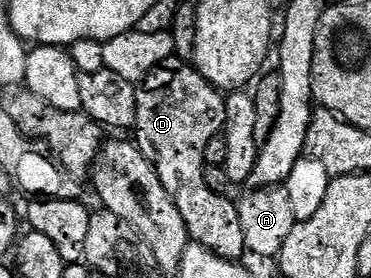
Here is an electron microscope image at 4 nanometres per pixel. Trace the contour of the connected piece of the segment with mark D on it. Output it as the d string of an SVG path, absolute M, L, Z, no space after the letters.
M171 59L156 67L137 86L136 144L152 163L164 191L176 203L184 227L195 245L203 245L218 257L241 262L248 250L244 243L244 227L240 227L237 204L229 196L212 191L204 183L206 148L226 128L226 97L191 62Z

